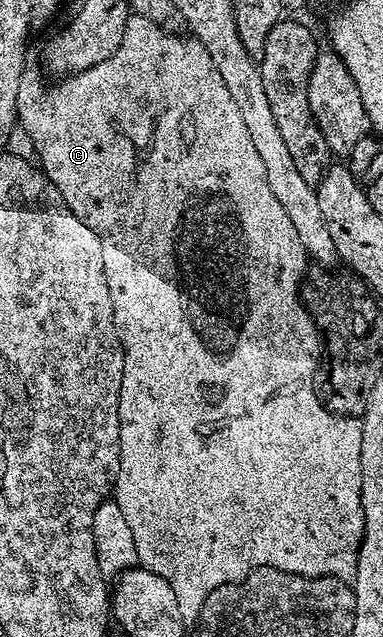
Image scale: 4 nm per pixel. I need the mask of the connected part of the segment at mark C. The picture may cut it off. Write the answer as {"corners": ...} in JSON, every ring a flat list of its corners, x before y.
{"corners":[[139,16,129,17,126,24,126,32,122,32,122,44,118,44,118,52,82,72,65,77,57,86,47,90,40,74,33,68,25,69,24,75,18,84,18,100,16,101,16,117,18,125,29,133,36,149,35,157,38,159,39,169,43,170,45,178,52,183,54,188,66,200,70,212,78,216,98,236,102,244,102,268,106,272,106,284,110,288,110,304,114,308,114,328,124,349,124,371,122,372,122,388,118,400,118,420,120,421,120,467,116,470,116,481,114,483,114,501,118,508,122,508,122,517,134,535,134,548,138,548,138,563,143,569,162,576,174,588,174,600,178,600,178,608,186,620,195,620,200,615,200,609,208,594,214,592,219,586,225,586,228,582,241,582,251,570,259,566,273,566,287,574,301,574,306,578,338,578,352,580,356,577,356,557,360,551,360,541,364,535,364,513,360,507,360,449,362,448,362,428,360,418,356,416,345,416,333,414,323,401,318,397,318,390,312,387,312,377,316,374,316,361,322,358,322,338,316,329,315,322,300,301,302,279,304,274,304,262,306,255,302,244,297,240,294,232,294,224,286,217,286,211,282,204,278,204,278,196,274,196,270,184,266,184,266,164,258,156,254,148,254,140,250,140,250,132,246,132,246,124,242,121,242,115,238,112,238,104,234,104,234,96,226,88,222,75,218,68,214,68,214,60,210,60,210,52,202,48,202,44,191,36,185,38,176,32,169,32,154,24,150,20]]}

